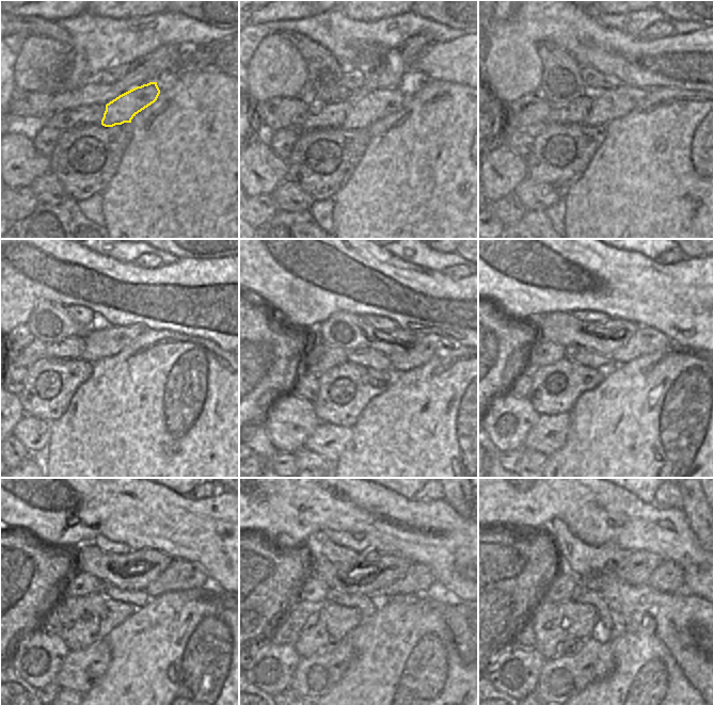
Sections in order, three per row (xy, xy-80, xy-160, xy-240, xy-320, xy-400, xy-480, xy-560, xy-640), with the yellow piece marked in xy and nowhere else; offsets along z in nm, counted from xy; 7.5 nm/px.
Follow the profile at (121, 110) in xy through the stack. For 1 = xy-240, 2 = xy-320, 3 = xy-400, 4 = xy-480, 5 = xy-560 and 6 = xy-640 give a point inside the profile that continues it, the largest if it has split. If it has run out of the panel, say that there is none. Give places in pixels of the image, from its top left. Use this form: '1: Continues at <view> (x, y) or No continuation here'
1: Continues at xy-240 (142, 359)
2: Continues at xy-320 (423, 348)
3: Continues at xy-400 (658, 342)
4: Continues at xy-480 (162, 585)
5: Continues at xy-560 (416, 585)
6: Continues at xy-640 (670, 577)

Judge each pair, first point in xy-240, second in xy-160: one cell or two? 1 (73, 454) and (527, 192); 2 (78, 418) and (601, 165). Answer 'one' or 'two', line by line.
1: one
2: two

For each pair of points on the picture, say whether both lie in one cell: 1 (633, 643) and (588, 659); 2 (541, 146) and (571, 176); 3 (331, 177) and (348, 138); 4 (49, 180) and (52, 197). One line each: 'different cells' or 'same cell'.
1: different cells
2: same cell
3: same cell
4: same cell

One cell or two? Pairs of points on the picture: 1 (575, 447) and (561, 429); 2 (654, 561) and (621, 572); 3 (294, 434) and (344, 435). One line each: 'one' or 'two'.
1: two
2: one
3: one

